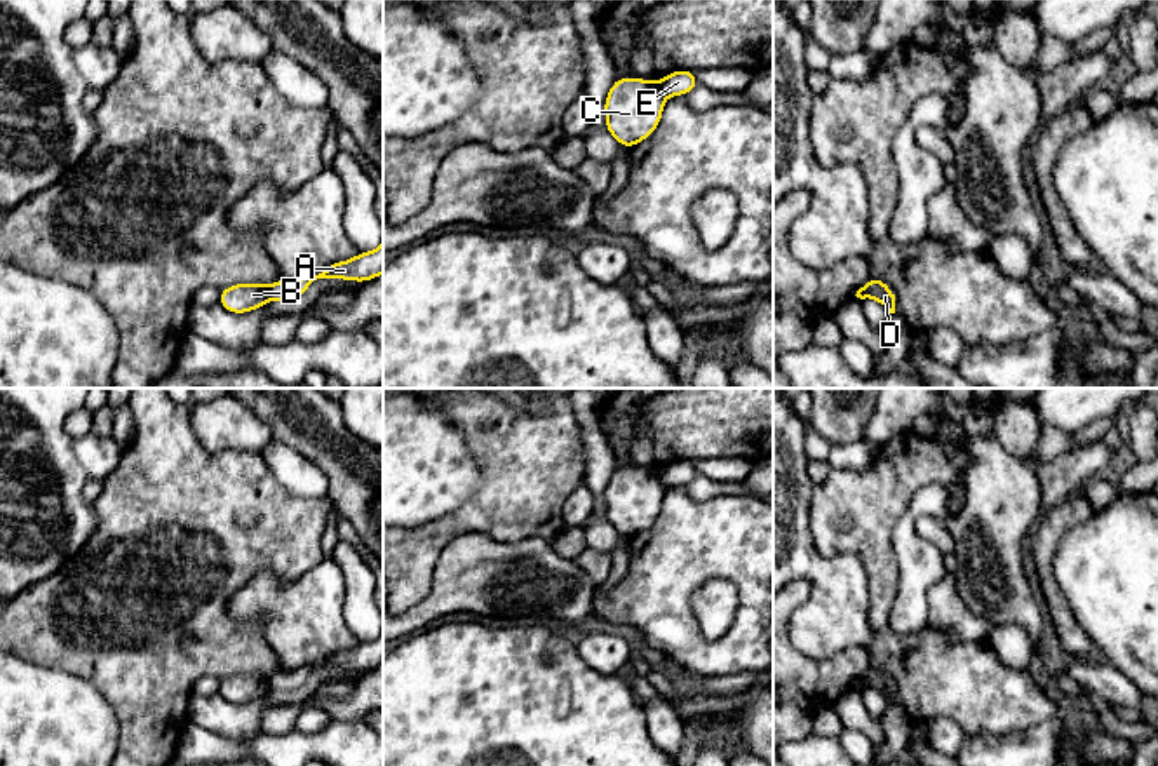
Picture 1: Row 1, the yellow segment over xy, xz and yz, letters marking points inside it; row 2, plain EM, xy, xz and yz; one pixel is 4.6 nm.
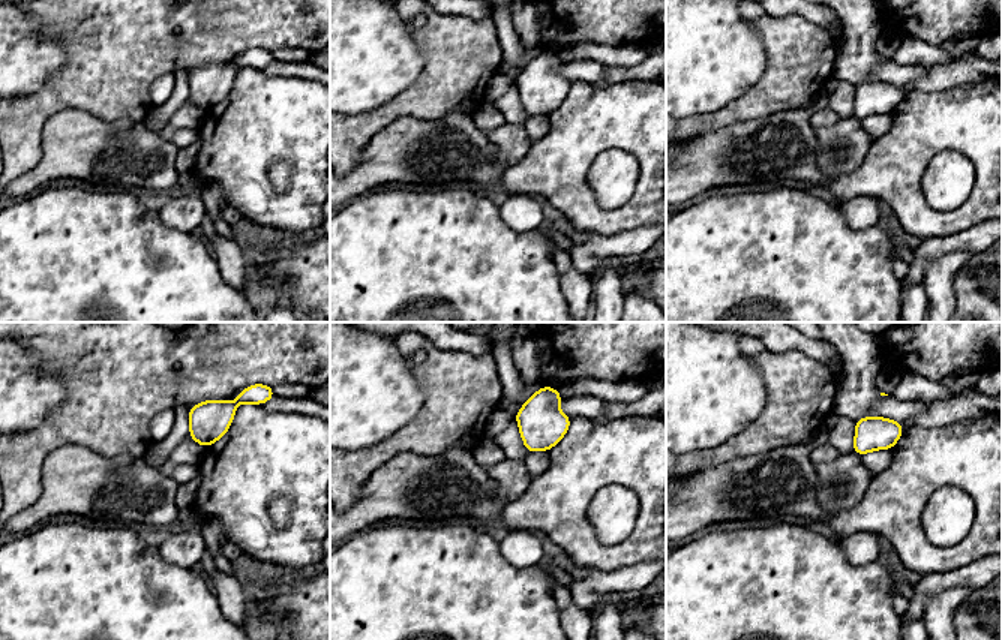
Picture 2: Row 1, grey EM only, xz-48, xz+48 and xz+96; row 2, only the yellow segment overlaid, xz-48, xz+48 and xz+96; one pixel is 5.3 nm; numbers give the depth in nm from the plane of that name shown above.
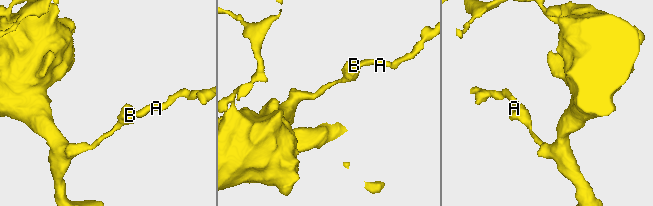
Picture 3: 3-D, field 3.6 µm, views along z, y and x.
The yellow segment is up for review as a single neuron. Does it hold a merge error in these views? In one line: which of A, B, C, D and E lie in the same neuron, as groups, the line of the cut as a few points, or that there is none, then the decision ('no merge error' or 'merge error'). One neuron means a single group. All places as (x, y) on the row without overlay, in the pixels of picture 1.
A E / B C D; cut in xz along (657, 472), (664, 484); merge error

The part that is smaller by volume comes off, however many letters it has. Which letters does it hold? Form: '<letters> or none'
A, E

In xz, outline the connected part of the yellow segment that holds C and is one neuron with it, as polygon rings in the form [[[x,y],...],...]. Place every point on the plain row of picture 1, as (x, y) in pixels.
[[[616,468],[606,486],[606,519],[625,538],[644,531],[660,514],[665,487],[658,472]]]

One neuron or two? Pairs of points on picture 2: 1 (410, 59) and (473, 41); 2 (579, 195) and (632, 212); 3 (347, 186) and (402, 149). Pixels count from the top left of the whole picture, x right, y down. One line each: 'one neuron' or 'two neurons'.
1: two neurons
2: one neuron
3: one neuron

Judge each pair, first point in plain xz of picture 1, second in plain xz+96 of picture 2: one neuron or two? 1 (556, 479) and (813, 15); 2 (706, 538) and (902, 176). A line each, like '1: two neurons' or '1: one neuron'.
1: two neurons
2: one neuron

